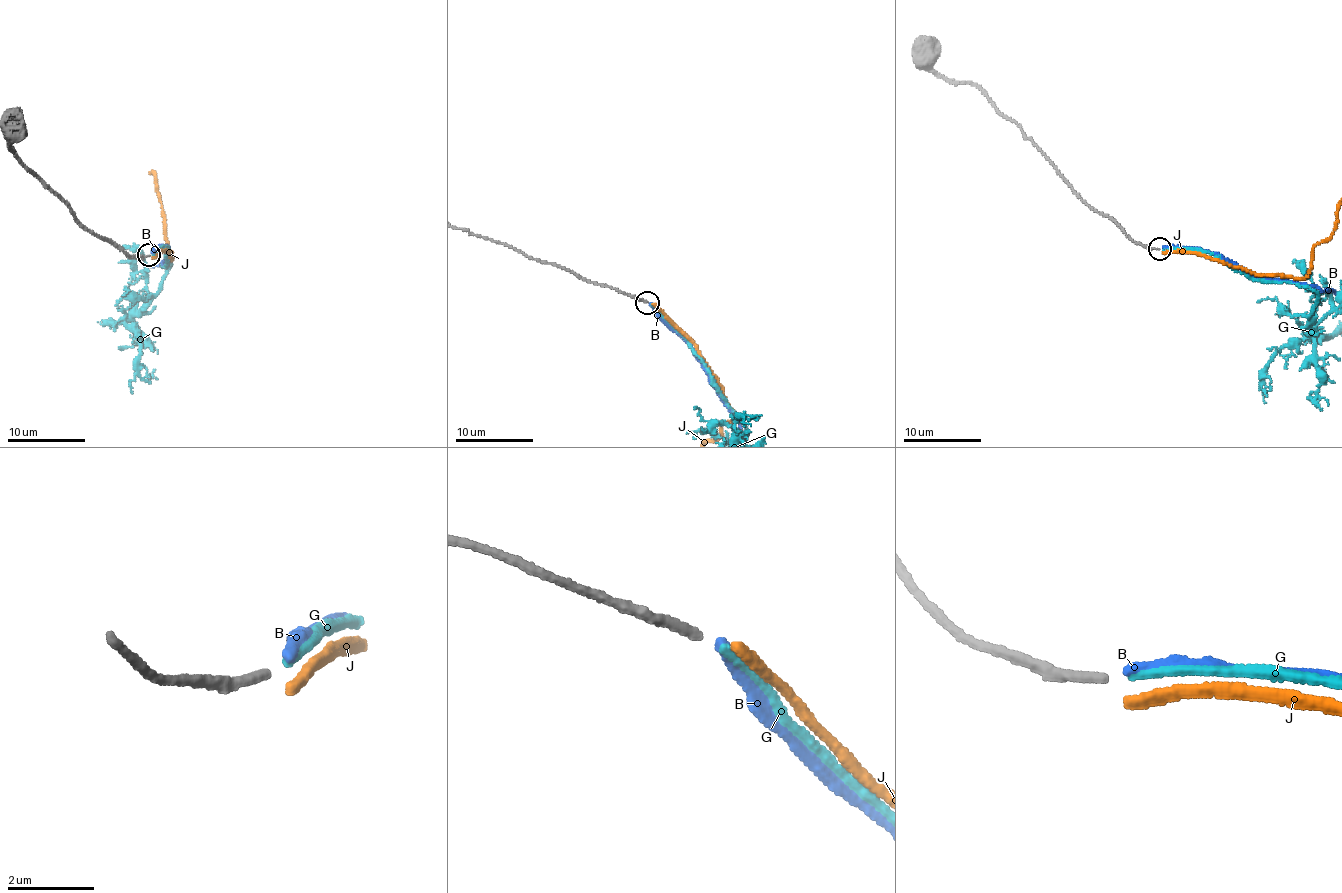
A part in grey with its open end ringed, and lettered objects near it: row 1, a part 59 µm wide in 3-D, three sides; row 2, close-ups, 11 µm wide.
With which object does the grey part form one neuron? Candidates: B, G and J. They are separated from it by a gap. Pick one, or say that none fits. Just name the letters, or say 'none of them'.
G

